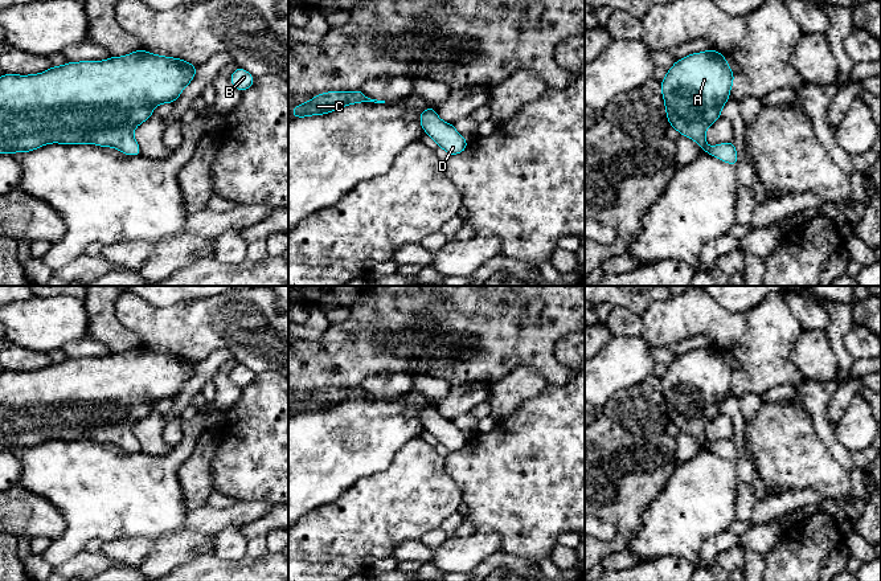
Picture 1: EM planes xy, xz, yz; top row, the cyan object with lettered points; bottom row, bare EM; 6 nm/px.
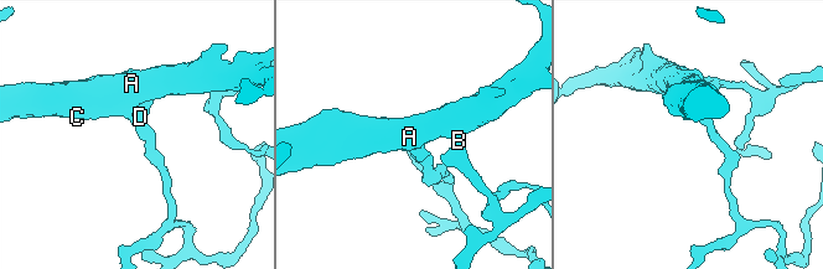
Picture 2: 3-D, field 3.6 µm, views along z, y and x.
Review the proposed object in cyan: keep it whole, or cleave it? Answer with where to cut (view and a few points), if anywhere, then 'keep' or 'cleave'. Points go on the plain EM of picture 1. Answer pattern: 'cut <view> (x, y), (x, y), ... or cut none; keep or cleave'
cut none; keep

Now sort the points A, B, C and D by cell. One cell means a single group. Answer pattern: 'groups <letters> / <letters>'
groups A B C D

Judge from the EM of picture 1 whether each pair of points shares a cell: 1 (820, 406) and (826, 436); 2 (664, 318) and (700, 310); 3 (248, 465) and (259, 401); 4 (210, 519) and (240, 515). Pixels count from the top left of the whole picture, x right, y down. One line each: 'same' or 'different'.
1: same
2: same
3: same
4: same

